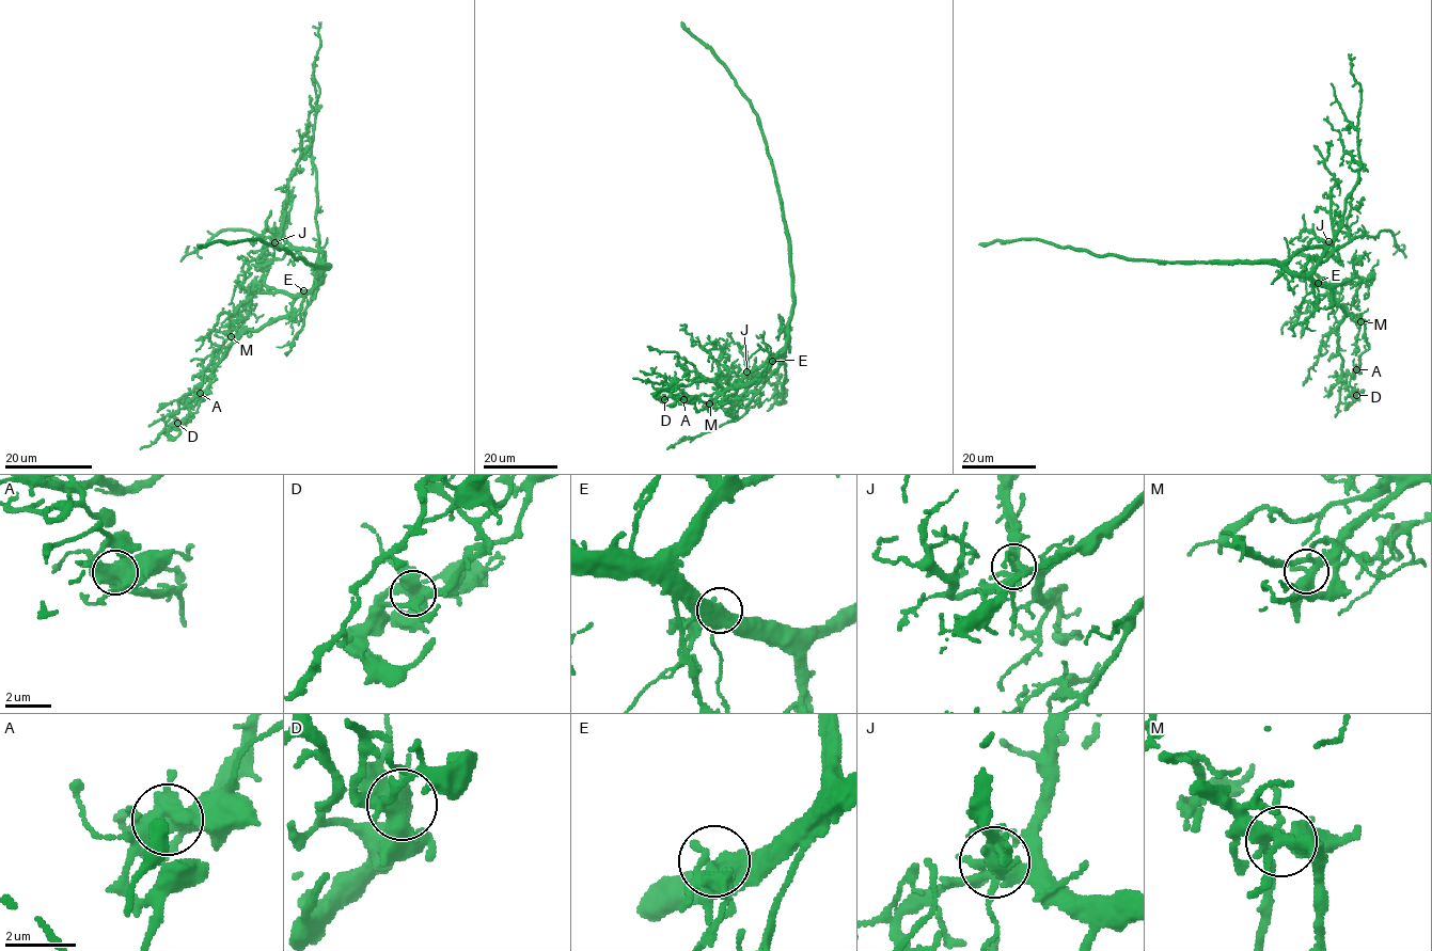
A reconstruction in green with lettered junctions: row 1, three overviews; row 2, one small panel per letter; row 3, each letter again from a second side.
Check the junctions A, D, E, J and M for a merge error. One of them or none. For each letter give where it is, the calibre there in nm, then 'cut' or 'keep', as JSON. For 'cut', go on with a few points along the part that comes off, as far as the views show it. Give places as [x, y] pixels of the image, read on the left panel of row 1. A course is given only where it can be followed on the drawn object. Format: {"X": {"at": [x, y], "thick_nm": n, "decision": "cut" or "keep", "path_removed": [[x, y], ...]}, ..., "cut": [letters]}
{"A": {"at": [200, 393], "thick_nm": 600, "decision": "cut", "path_removed": [[200, 393], [195, 401], [198, 410], [168, 430], [173, 438], [182, 431]]}, "D": {"at": [177, 423], "thick_nm": 500, "decision": "keep"}, "E": {"at": [303, 290], "thick_nm": 440, "decision": "keep"}, "J": {"at": [274, 242], "thick_nm": 360, "decision": "keep"}, "M": {"at": [231, 336], "thick_nm": 400, "decision": "keep"}, "cut": ["A"]}

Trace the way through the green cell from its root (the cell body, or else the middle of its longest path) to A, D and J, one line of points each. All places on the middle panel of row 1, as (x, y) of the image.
A: (793, 292), (787, 347), (758, 379), (726, 389), (712, 408), (696, 411), (693, 402), (683, 399)
D: (793, 292), (787, 347), (758, 379), (737, 387), (721, 387), (707, 380), (676, 383), (678, 386), (664, 399)
J: (793, 292), (788, 342), (765, 363), (746, 371)

